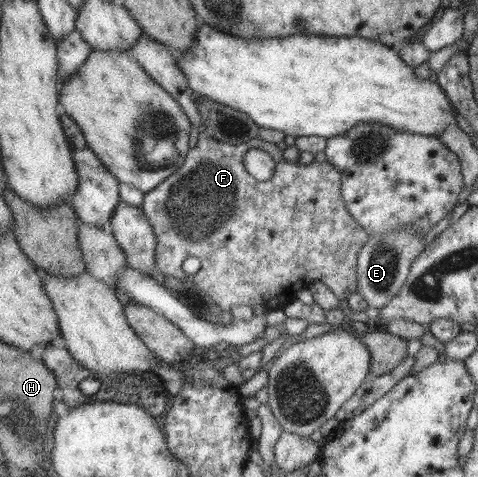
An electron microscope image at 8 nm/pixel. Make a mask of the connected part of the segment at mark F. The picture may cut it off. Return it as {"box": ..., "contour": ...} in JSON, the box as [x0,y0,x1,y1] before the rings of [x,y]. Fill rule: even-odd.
{"box":[128,34,368,311],"contour":[[[144,34],[137,38],[137,42],[128,52],[151,80],[179,103],[189,122],[195,124],[198,130],[195,148],[188,150],[175,172],[144,193],[140,205],[155,235],[155,267],[163,276],[173,276],[181,281],[197,284],[223,311],[229,311],[229,308],[239,304],[245,304],[249,308],[262,306],[267,311],[283,309],[285,303],[296,299],[295,294],[298,291],[307,288],[314,281],[321,281],[338,299],[355,293],[357,252],[367,240],[368,233],[355,223],[345,208],[340,194],[339,171],[327,160],[309,164],[286,162],[281,155],[282,150],[259,138],[251,140],[250,145],[265,150],[273,157],[275,172],[272,180],[255,180],[243,164],[243,155],[249,146],[223,144],[205,132],[199,112],[195,109],[198,96],[187,85],[186,76],[175,63],[174,52]],[[189,256],[197,257],[200,264],[198,271],[192,275],[183,273],[181,269],[181,263]]]}

